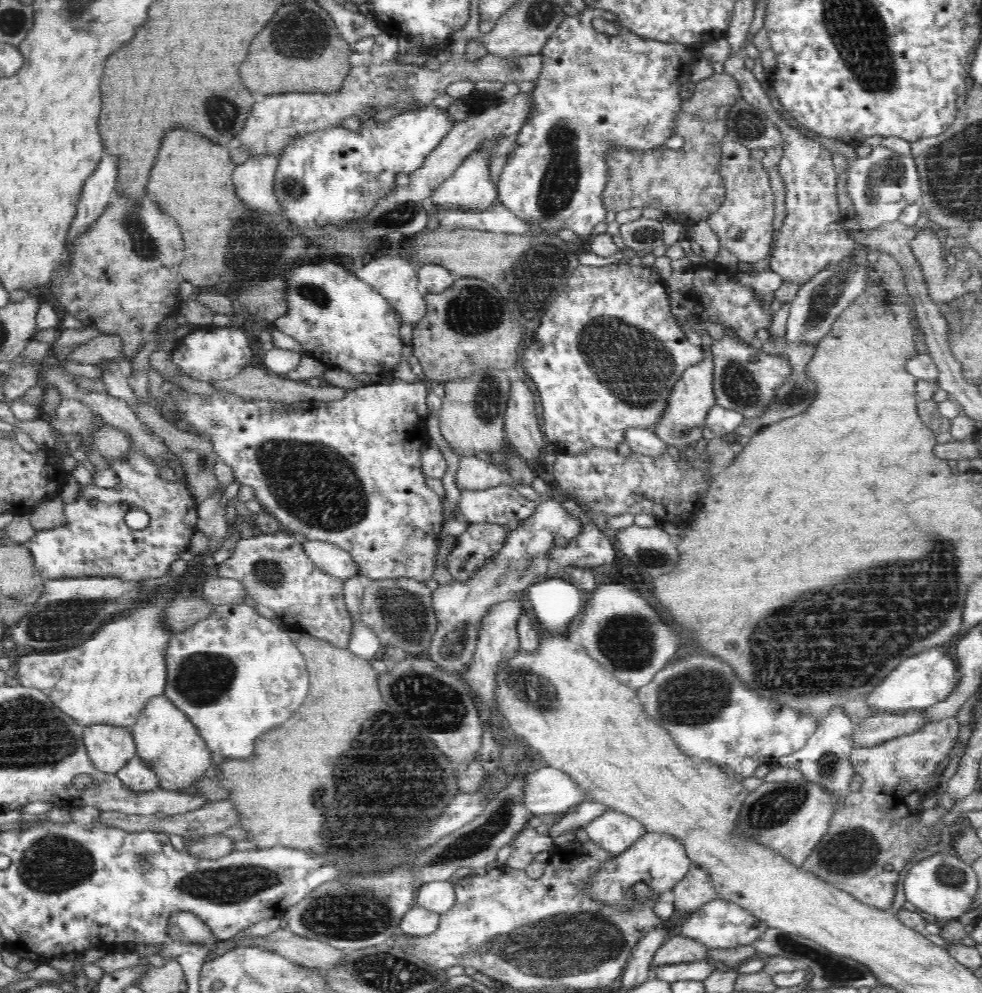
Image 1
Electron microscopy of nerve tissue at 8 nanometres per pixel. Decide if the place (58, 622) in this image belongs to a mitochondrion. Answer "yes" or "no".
yes

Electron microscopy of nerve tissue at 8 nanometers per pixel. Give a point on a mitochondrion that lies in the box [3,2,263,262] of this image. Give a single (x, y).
(222, 113)

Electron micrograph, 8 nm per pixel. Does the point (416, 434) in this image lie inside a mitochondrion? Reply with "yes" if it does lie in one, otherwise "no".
no

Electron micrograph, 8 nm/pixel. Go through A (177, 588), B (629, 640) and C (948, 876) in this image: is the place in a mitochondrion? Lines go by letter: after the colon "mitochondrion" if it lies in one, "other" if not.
A: other
B: mitochondrion
C: mitochondrion

